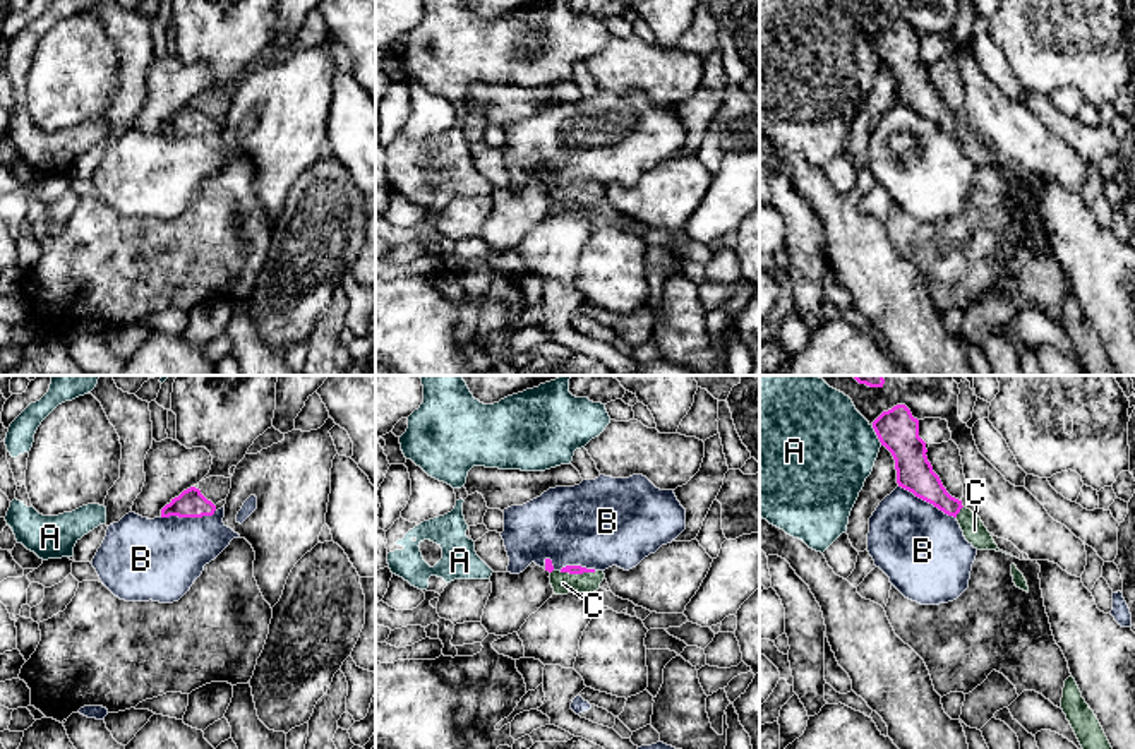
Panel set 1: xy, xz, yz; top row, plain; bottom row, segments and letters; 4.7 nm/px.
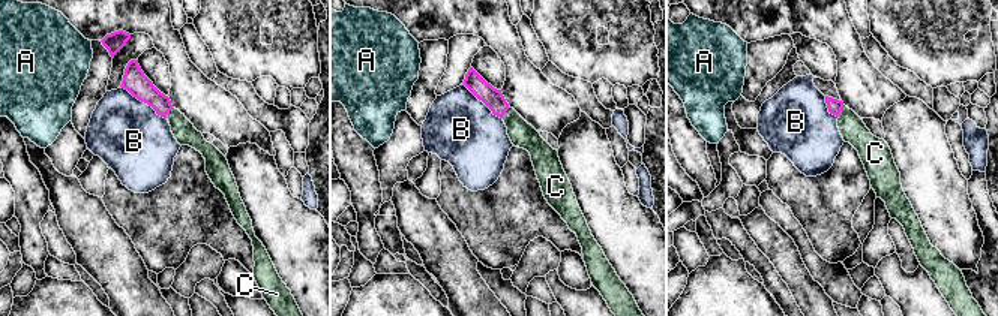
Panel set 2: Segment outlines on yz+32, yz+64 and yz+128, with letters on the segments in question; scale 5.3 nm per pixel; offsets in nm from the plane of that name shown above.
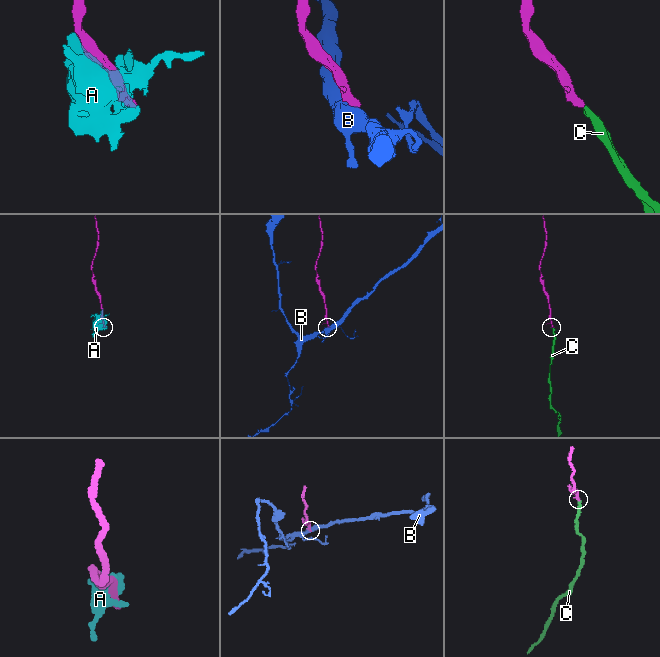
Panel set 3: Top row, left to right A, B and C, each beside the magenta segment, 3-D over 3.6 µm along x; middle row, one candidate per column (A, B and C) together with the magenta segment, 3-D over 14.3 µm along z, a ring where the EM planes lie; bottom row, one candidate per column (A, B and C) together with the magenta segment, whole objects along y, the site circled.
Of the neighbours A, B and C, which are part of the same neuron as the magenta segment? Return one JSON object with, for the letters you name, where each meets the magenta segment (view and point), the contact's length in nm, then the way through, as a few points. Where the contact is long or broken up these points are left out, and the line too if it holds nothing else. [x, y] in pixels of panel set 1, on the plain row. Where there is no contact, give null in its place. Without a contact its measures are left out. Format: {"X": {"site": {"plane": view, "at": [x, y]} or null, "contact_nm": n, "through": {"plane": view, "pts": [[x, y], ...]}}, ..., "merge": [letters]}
{"C": {"site": {"plane": "xz", "at": [578, 189]}, "contact_nm": 180, "through": {"plane": "xz", "pts": [[573, 185], [578, 189], [563, 199]]}}, "merge": ["C"]}

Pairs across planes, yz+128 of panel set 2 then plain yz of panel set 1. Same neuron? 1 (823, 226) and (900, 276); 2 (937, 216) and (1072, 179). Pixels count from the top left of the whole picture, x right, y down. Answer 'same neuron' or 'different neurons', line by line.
1: different neurons
2: different neurons

